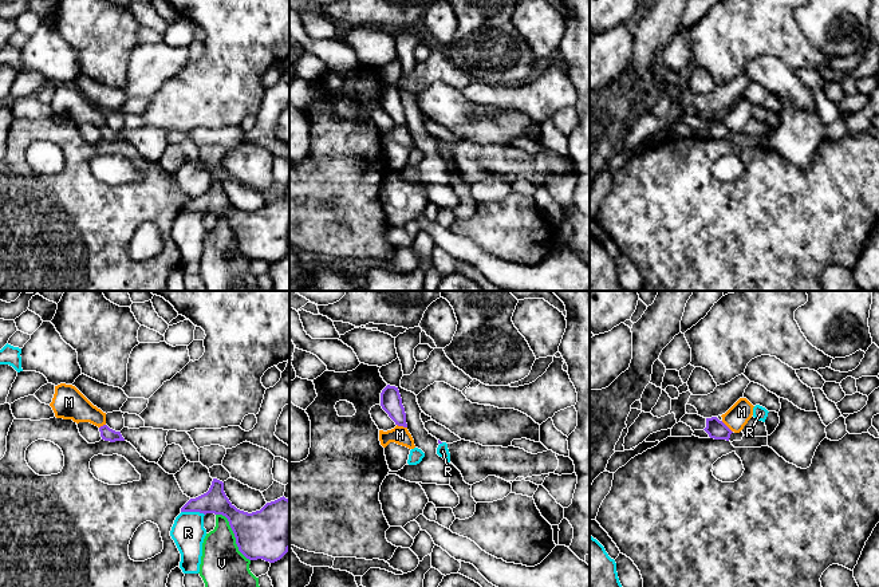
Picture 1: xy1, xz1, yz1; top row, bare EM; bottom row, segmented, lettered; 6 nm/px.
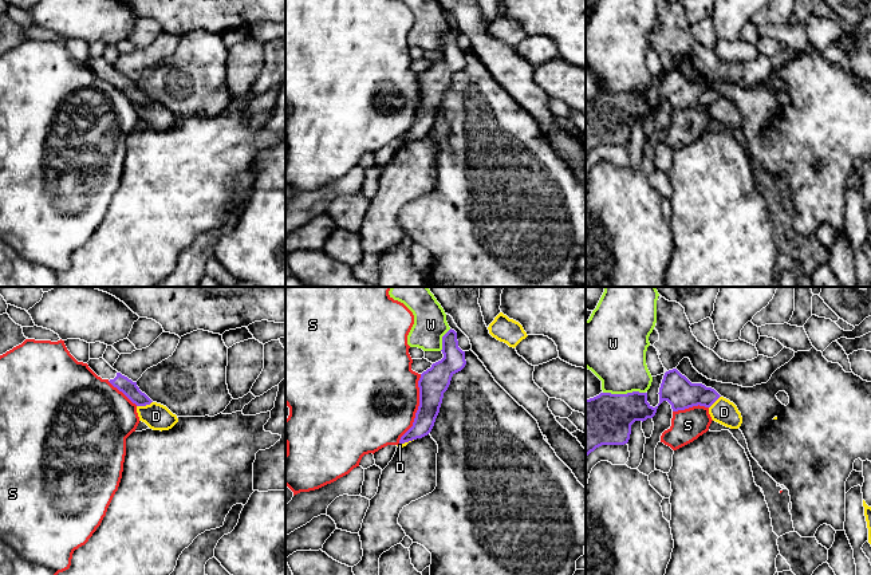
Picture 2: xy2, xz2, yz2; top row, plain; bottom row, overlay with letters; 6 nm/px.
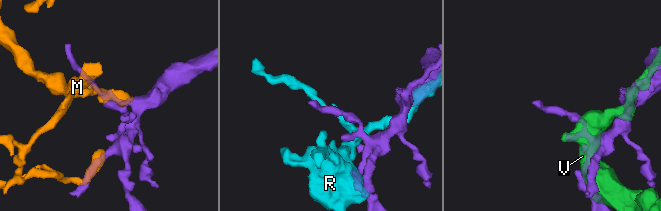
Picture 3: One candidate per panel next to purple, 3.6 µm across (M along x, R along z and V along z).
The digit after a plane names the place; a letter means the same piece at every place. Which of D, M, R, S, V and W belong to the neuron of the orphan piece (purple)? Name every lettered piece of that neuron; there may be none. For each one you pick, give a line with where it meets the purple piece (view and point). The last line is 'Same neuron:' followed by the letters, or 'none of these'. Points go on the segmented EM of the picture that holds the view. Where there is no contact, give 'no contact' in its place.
Same neuron: none of these

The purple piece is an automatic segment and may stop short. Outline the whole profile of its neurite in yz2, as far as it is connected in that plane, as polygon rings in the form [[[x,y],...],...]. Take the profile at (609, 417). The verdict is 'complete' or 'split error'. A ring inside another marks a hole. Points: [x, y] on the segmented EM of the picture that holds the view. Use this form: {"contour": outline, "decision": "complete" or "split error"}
{"contour": [[[600,393],[586,399],[586,457],[602,445],[624,445],[635,421],[653,418],[658,406],[647,402],[647,393]]], "decision": "complete"}

